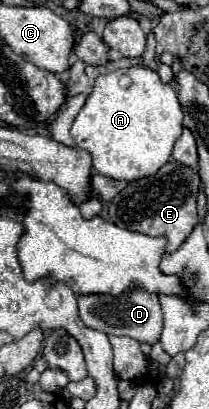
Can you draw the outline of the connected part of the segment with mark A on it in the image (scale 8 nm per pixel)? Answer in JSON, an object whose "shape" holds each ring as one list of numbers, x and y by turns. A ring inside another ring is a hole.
{"shape":[[144,66,114,70,98,76,92,94,86,98,84,108,78,112,70,130,76,146,92,154,92,166,98,174,128,182,156,174,170,160,172,146,180,138,180,132,182,108,178,102,178,92,170,84,162,84,158,74]]}

